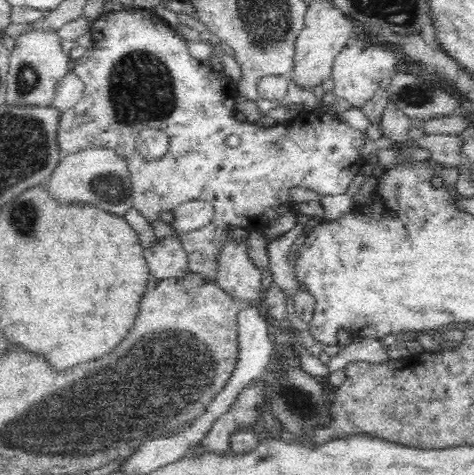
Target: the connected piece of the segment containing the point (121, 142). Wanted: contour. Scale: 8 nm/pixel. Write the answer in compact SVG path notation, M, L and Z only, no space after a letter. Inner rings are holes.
M124 9L123 11L114 11L111 13L104 13L98 20L91 23L91 35L93 44L89 50L89 59L83 64L72 64L72 69L80 77L80 80L84 81L84 96L82 100L65 112L61 113L61 120L58 130L58 143L60 152L62 155L72 154L78 151L83 151L89 147L108 148L115 150L121 157L126 159L128 169L130 172L132 182L132 198L133 207L140 211L140 214L146 218L149 223L158 222L160 214L162 212L173 211L176 206L180 204L193 201L204 200L211 203L215 210L215 216L211 222L190 232L179 234L182 247L188 257L188 269L194 273L198 273L200 276L204 276L210 281L217 282L218 272L218 259L217 256L222 250L222 246L229 242L229 238L226 233L228 227L240 226L248 231L258 231L263 229L272 220L278 220L280 216L293 212L294 202L290 199L290 190L292 188L308 189L316 192L319 195L334 196L335 194L347 193L349 186L357 177L357 174L364 171L367 168L368 162L360 157L360 150L365 143L363 140L363 132L352 128L348 123L337 120L334 116L324 116L318 112L300 113L298 120L290 120L290 122L283 122L272 128L259 128L256 124L250 124L240 122L236 120L236 109L233 104L233 99L238 96L236 90L236 81L233 81L230 77L227 77L224 72L214 71L205 62L202 62L190 55L188 47L182 39L179 39L176 35L176 29L171 28L165 21L163 21L155 12L146 9ZM152 128L159 129L166 132L166 135L170 140L170 148L167 149L167 153L161 156L161 159L148 160L144 156L140 155L137 148L137 137L143 129ZM238 135L242 142L236 148L228 146L226 139L229 136Z

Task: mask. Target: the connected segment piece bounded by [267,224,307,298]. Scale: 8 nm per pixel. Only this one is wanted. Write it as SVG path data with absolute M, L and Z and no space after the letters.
M296 224L291 230L274 238L268 244L269 270L271 280L275 282L285 294L294 298L296 292L300 292L302 284L296 278L295 265L290 263L290 249L300 235L306 234L303 224Z

